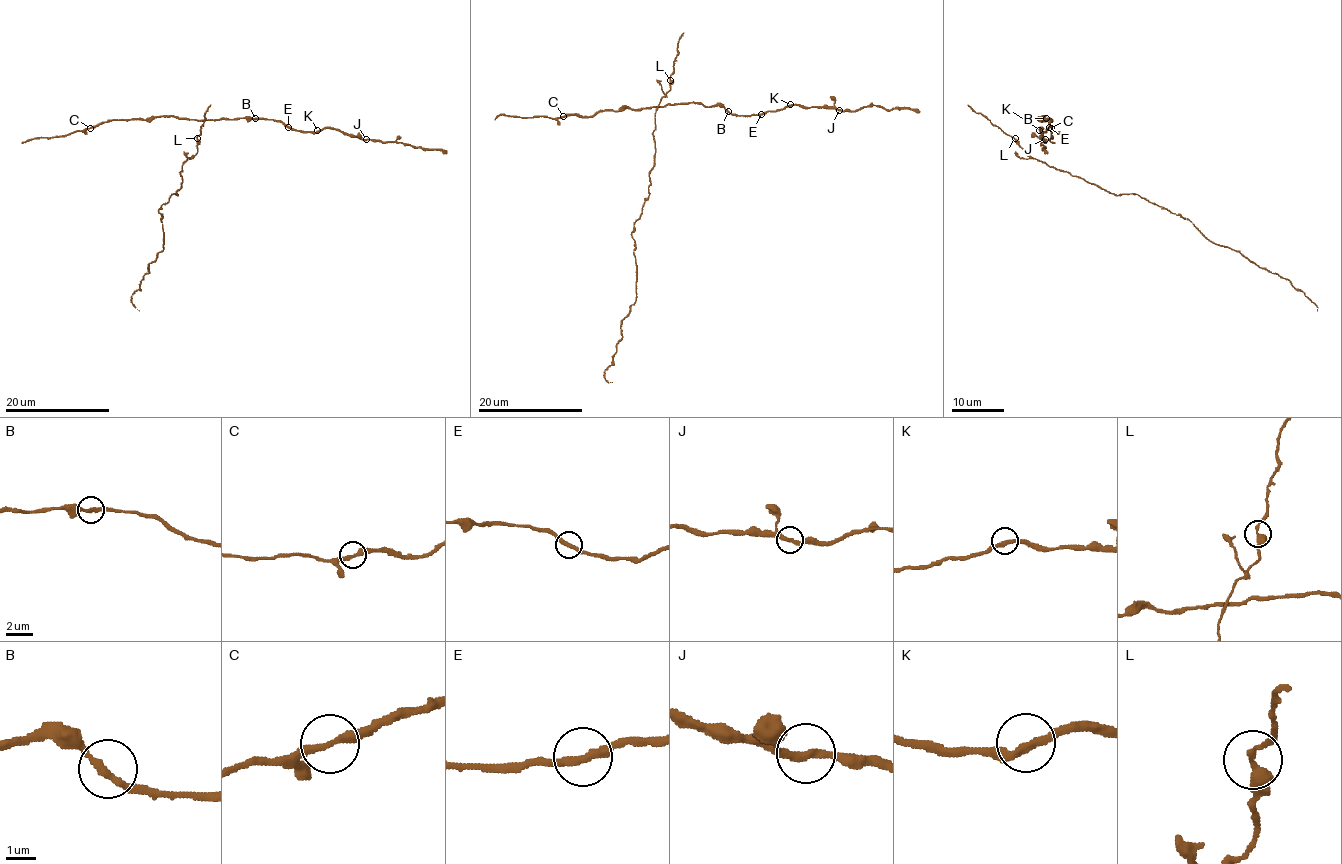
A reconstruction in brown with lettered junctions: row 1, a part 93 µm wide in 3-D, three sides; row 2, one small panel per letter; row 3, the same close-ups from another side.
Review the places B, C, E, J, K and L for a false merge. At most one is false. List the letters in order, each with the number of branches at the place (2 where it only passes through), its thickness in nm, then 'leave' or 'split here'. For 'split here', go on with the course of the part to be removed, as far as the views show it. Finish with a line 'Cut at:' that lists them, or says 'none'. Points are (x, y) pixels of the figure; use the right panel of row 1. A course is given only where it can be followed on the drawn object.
B: branches 2; calibre 240 nm; leave
C: branches 2; calibre 280 nm; leave
E: branches 2; calibre 280 nm; leave
J: branches 2; calibre 280 nm; leave
K: branches 2; calibre 280 nm; leave
L: branches 2; calibre 320 nm; leave
Cut at: none

